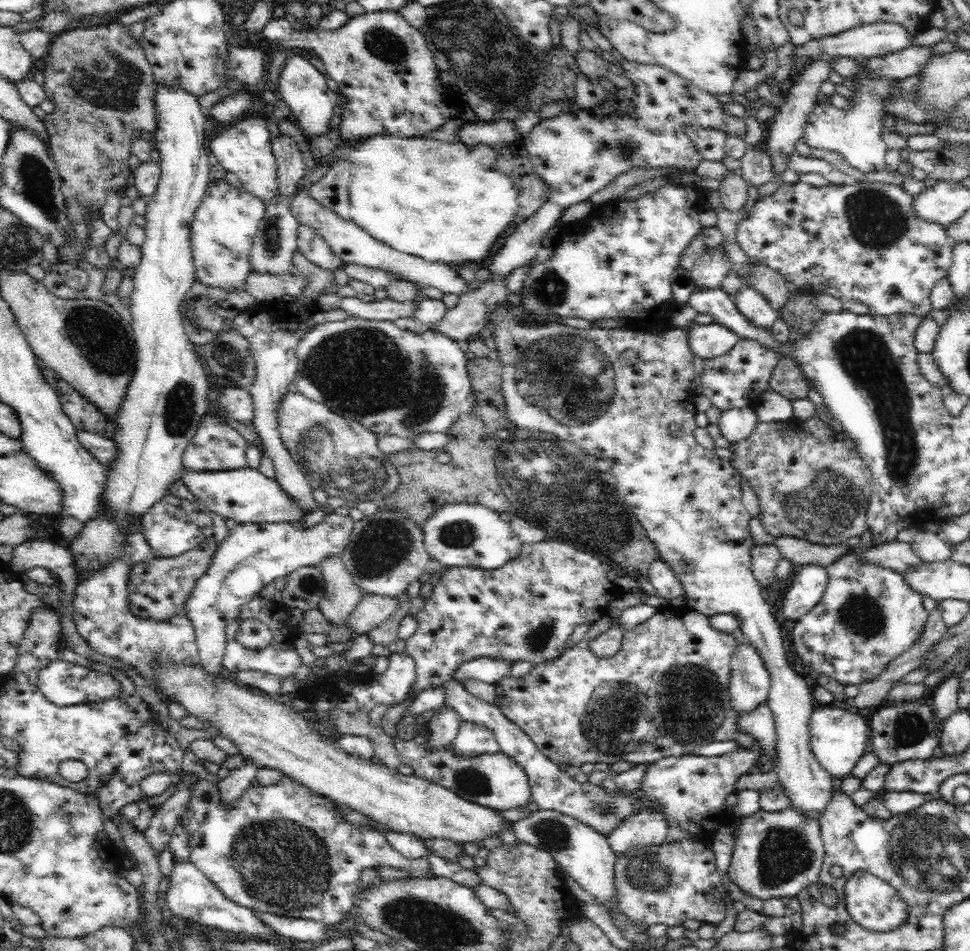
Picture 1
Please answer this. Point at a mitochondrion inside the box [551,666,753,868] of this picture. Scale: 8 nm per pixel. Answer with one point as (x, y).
(696, 724)

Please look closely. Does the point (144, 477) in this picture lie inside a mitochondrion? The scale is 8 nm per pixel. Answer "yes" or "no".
no

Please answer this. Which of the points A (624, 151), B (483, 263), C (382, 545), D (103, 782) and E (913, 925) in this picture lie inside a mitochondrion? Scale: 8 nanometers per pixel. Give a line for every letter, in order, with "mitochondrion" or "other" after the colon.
A: mitochondrion
B: other
C: mitochondrion
D: other
E: other

